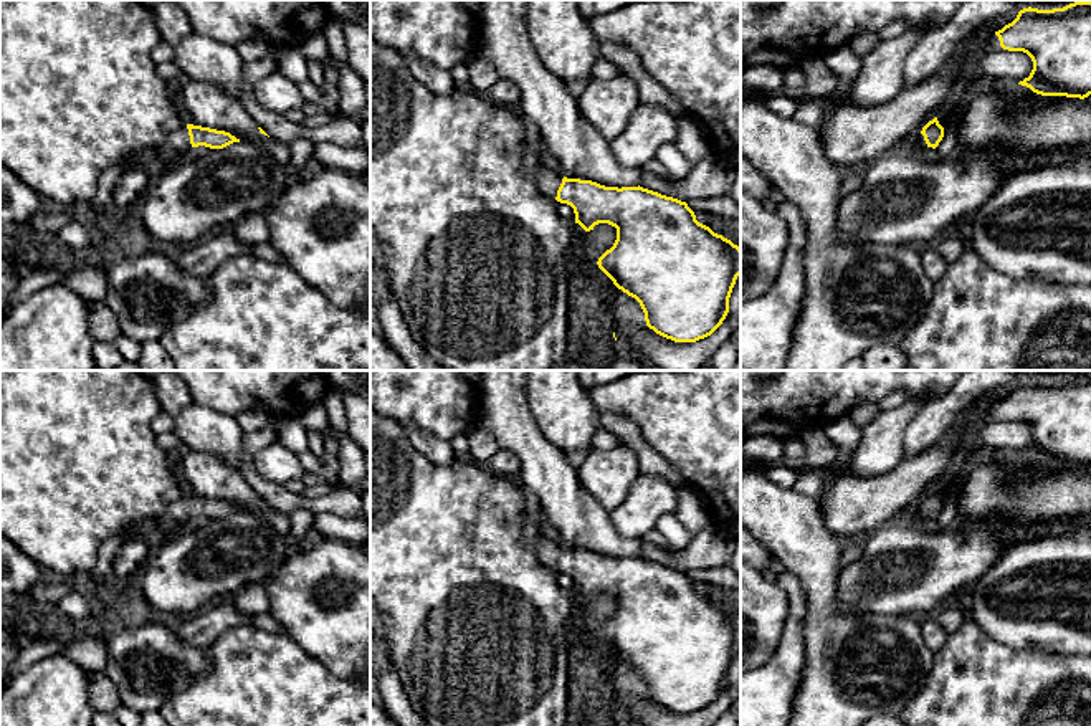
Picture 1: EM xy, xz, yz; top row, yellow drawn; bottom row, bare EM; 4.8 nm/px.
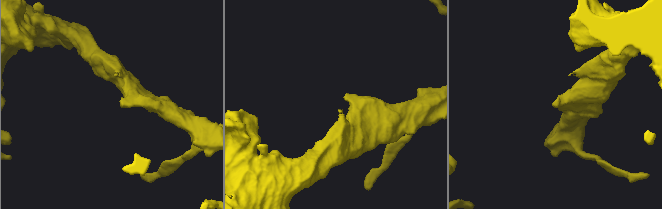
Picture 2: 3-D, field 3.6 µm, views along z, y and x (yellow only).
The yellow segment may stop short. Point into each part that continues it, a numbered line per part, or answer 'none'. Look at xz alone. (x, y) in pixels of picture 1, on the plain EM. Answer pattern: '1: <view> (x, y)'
1: xz (546, 546)

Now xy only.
1: xy (177, 513)

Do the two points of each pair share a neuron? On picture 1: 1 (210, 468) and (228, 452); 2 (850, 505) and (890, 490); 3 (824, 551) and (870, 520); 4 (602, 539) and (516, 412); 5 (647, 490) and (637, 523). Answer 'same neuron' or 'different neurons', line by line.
1: different neurons
2: same neuron
3: different neurons
4: same neuron
5: same neuron

